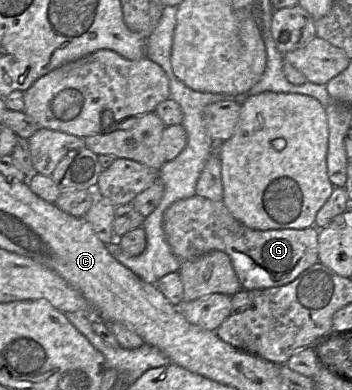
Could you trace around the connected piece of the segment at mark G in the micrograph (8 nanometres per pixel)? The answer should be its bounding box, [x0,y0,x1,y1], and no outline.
[163,195,319,291]

